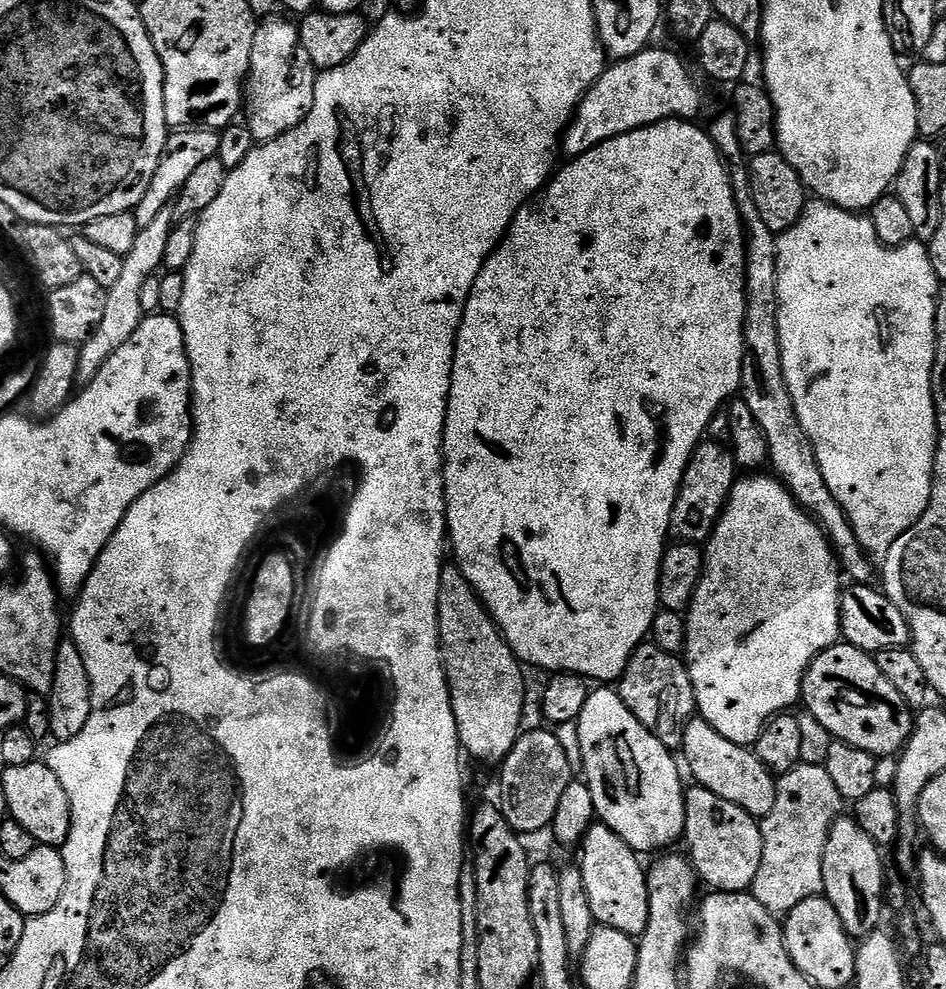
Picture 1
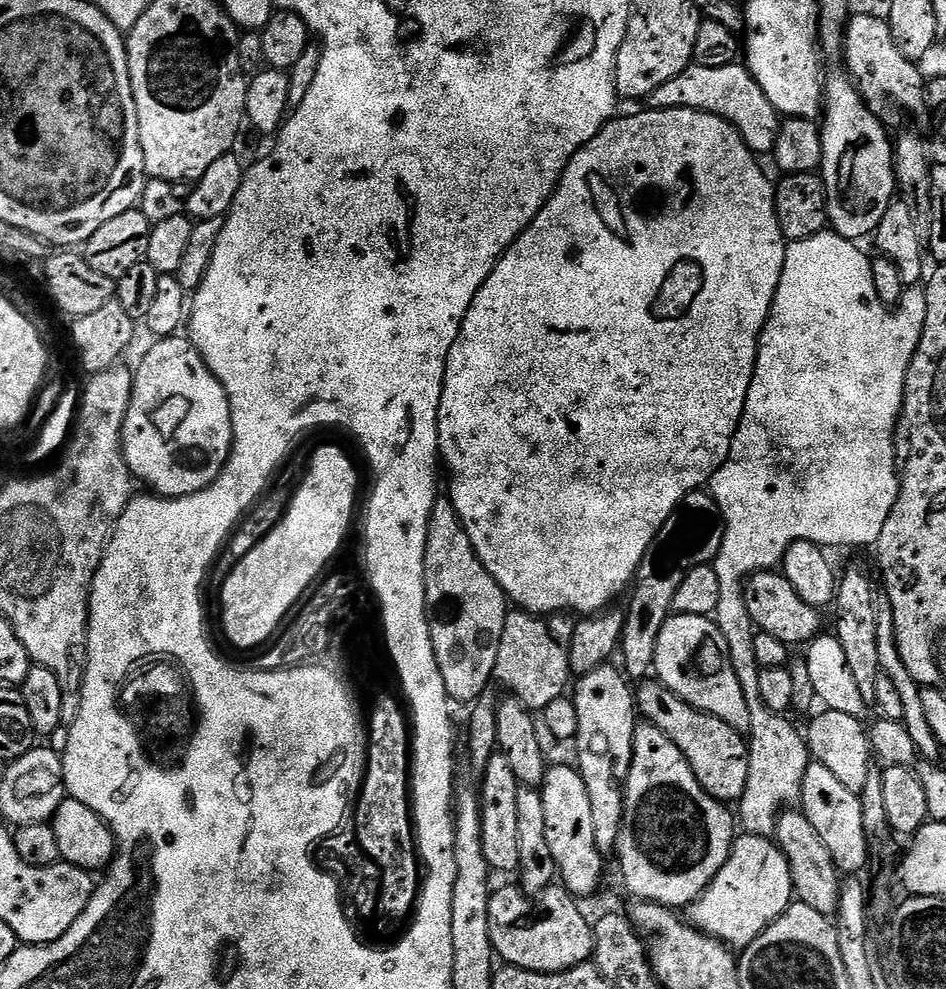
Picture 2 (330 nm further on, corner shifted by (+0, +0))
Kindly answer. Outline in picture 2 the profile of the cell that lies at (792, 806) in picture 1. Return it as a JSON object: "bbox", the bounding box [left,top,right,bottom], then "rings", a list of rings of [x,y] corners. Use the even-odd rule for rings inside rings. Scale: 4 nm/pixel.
{"bbox":[727,614,810,837],"rings":[[[740,614],[733,626],[732,632],[727,633],[728,649],[730,650],[730,662],[734,666],[734,674],[738,674],[738,682],[742,686],[742,694],[746,694],[746,706],[750,706],[750,730],[746,734],[748,742],[748,757],[750,758],[750,774],[746,778],[746,790],[742,798],[738,801],[740,816],[738,812],[738,824],[747,834],[764,837],[775,837],[776,823],[781,812],[785,811],[786,806],[791,802],[799,801],[800,791],[802,790],[802,778],[806,774],[810,763],[810,753],[808,741],[805,733],[800,732],[787,719],[787,715],[770,710],[766,702],[762,702],[762,694],[758,691],[758,674],[761,666],[754,658],[754,638],[757,634],[757,627],[746,614]]]}

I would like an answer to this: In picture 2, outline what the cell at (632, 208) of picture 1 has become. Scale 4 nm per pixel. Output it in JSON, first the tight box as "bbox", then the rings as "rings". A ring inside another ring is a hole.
{"bbox":[436,108,786,616],"rings":[[[661,108],[661,109],[659,109],[659,110],[643,110],[643,111],[644,111],[644,112],[640,112],[640,113],[638,113],[638,114],[637,114],[637,116],[624,116],[624,117],[622,117],[622,116],[623,116],[623,115],[621,115],[621,116],[620,116],[620,117],[619,117],[619,118],[613,118],[613,119],[611,119],[611,120],[609,120],[609,122],[608,122],[608,124],[607,124],[607,125],[606,125],[606,127],[604,127],[604,128],[603,128],[603,130],[601,130],[601,131],[600,131],[600,132],[599,132],[599,133],[598,133],[598,135],[596,135],[596,137],[595,137],[595,138],[593,138],[593,140],[591,140],[591,141],[590,141],[590,142],[586,142],[586,146],[582,146],[582,147],[581,147],[581,148],[580,148],[580,149],[579,149],[579,150],[577,150],[577,152],[576,152],[576,153],[574,153],[574,155],[572,155],[572,160],[571,160],[571,161],[570,161],[570,163],[569,163],[569,164],[568,164],[568,165],[567,165],[567,166],[566,166],[566,170],[565,170],[565,171],[564,171],[564,172],[563,172],[563,174],[561,174],[561,176],[560,176],[560,181],[558,181],[558,183],[557,183],[557,184],[556,184],[556,188],[555,188],[555,189],[554,189],[554,190],[553,190],[553,192],[552,192],[552,197],[551,197],[551,198],[550,198],[550,199],[548,199],[548,200],[547,200],[547,202],[545,202],[545,204],[544,204],[544,205],[543,205],[543,206],[542,206],[542,210],[541,210],[541,211],[540,211],[540,212],[539,212],[539,214],[538,214],[538,215],[537,215],[537,216],[536,216],[536,217],[535,217],[535,218],[534,218],[534,222],[530,222],[530,226],[529,226],[529,227],[528,227],[528,228],[527,228],[527,229],[526,229],[526,231],[524,231],[524,232],[523,232],[523,234],[521,234],[521,235],[520,235],[520,236],[519,236],[519,237],[518,237],[518,239],[517,239],[517,240],[516,240],[516,241],[514,241],[514,242],[513,242],[513,243],[512,243],[512,244],[511,244],[511,246],[510,246],[510,247],[509,247],[509,248],[507,248],[507,250],[506,250],[506,251],[504,251],[504,255],[503,255],[503,256],[501,256],[501,257],[500,257],[500,260],[499,260],[499,262],[497,262],[497,264],[496,264],[496,265],[495,265],[495,266],[494,266],[494,270],[493,270],[493,271],[492,271],[492,273],[491,273],[491,274],[490,274],[490,278],[486,278],[486,282],[482,282],[482,286],[481,286],[481,287],[480,287],[480,289],[479,289],[479,290],[478,290],[478,294],[474,294],[474,302],[470,302],[470,310],[466,310],[466,318],[465,318],[465,319],[464,319],[464,321],[463,321],[463,322],[462,322],[462,326],[461,326],[461,327],[460,327],[460,336],[459,336],[459,337],[458,337],[458,339],[457,339],[457,340],[456,340],[456,341],[455,341],[455,342],[454,342],[454,346],[450,346],[450,354],[449,354],[449,355],[448,355],[448,357],[447,357],[447,358],[446,358],[446,370],[445,370],[445,371],[444,371],[444,389],[443,389],[443,390],[442,390],[442,398],[441,398],[441,399],[440,399],[440,405],[439,405],[439,406],[438,406],[438,422],[437,422],[437,423],[436,423],[436,425],[437,425],[437,426],[438,426],[438,442],[439,442],[439,443],[440,443],[440,455],[439,455],[439,459],[440,459],[440,460],[441,460],[441,461],[442,461],[442,464],[443,464],[443,467],[444,467],[444,464],[445,464],[445,466],[446,466],[446,467],[448,467],[448,492],[449,492],[449,493],[448,493],[448,492],[447,492],[447,495],[448,495],[448,496],[449,496],[449,497],[450,497],[450,499],[451,499],[451,502],[452,502],[452,505],[453,505],[453,506],[454,506],[454,510],[455,510],[455,511],[456,511],[456,513],[457,513],[457,514],[458,514],[458,518],[459,518],[459,519],[460,519],[460,521],[461,521],[461,522],[462,522],[462,526],[463,526],[463,527],[464,527],[464,529],[465,529],[465,530],[466,530],[466,534],[467,534],[467,535],[468,535],[468,537],[469,537],[469,538],[470,538],[470,546],[474,546],[474,554],[478,554],[478,558],[479,558],[479,559],[480,559],[480,561],[481,561],[481,562],[482,562],[482,566],[486,566],[486,570],[487,570],[487,571],[488,571],[488,572],[489,572],[489,574],[491,574],[491,576],[492,576],[492,577],[493,577],[493,578],[494,578],[494,582],[498,582],[498,586],[499,586],[499,587],[500,587],[500,588],[501,588],[501,589],[502,589],[502,591],[503,591],[503,592],[504,592],[504,595],[505,595],[505,596],[507,596],[507,597],[508,597],[508,599],[509,599],[509,601],[511,601],[511,603],[512,603],[512,604],[513,604],[513,605],[515,605],[515,607],[516,607],[516,608],[517,608],[517,609],[520,609],[520,610],[523,610],[523,611],[525,611],[525,612],[530,612],[530,613],[533,613],[533,614],[535,614],[535,615],[538,615],[538,616],[550,616],[550,615],[553,615],[553,614],[568,614],[568,613],[572,613],[572,614],[577,614],[577,613],[576,613],[576,612],[580,612],[580,613],[579,613],[579,614],[595,614],[595,613],[597,613],[597,612],[602,612],[602,611],[604,611],[604,609],[605,609],[605,608],[607,608],[607,607],[609,607],[609,605],[611,605],[611,604],[612,604],[612,603],[613,603],[613,601],[615,601],[615,600],[612,600],[612,599],[614,599],[614,598],[615,598],[615,596],[616,596],[616,595],[618,595],[618,594],[619,594],[619,592],[620,592],[620,591],[622,591],[622,590],[623,590],[623,588],[624,588],[624,587],[625,587],[625,588],[624,588],[624,591],[625,591],[625,589],[627,589],[627,588],[628,588],[628,587],[629,587],[629,585],[631,585],[631,584],[632,584],[632,583],[633,583],[633,581],[635,581],[635,579],[636,579],[636,571],[637,571],[637,570],[638,570],[638,566],[639,566],[639,565],[640,565],[640,563],[641,563],[641,562],[642,562],[642,558],[643,558],[643,557],[644,557],[644,555],[645,555],[645,554],[646,554],[646,550],[647,550],[647,549],[648,549],[648,547],[649,547],[649,546],[650,546],[650,542],[654,542],[654,538],[655,538],[655,537],[656,537],[656,535],[657,535],[657,534],[658,534],[658,530],[662,530],[662,526],[663,526],[663,525],[664,525],[664,523],[665,523],[665,522],[666,522],[666,518],[670,518],[670,514],[674,514],[674,510],[675,510],[675,509],[676,509],[676,507],[677,507],[677,506],[678,506],[678,502],[682,502],[682,498],[686,498],[686,494],[690,494],[690,493],[691,493],[691,492],[695,492],[695,491],[697,491],[697,490],[700,490],[700,489],[703,489],[703,488],[704,488],[704,487],[705,487],[705,485],[707,485],[707,484],[708,484],[708,483],[709,483],[709,481],[711,481],[711,479],[712,479],[712,476],[713,476],[713,475],[714,475],[714,473],[716,473],[716,471],[718,471],[718,470],[719,470],[719,468],[721,468],[721,467],[722,467],[722,465],[723,465],[723,464],[724,464],[724,463],[725,463],[725,462],[726,462],[726,458],[727,458],[727,457],[728,457],[728,455],[729,455],[729,454],[730,454],[730,446],[731,446],[731,445],[732,445],[732,439],[733,439],[733,438],[734,438],[734,434],[735,434],[735,433],[736,433],[736,431],[737,431],[737,430],[738,430],[738,426],[739,426],[739,425],[740,425],[740,419],[741,419],[741,418],[742,418],[742,414],[743,414],[743,413],[744,413],[744,403],[745,403],[745,402],[746,402],[746,394],[747,394],[747,393],[748,393],[748,391],[749,391],[749,390],[750,390],[750,382],[751,382],[751,381],[752,381],[752,375],[753,375],[753,374],[754,374],[754,366],[755,366],[755,365],[756,365],[756,351],[757,351],[757,350],[758,350],[758,342],[759,342],[759,341],[760,341],[760,335],[761,335],[761,334],[762,334],[762,330],[763,330],[763,329],[764,329],[764,323],[765,323],[765,322],[767,322],[767,320],[768,320],[768,315],[769,315],[769,314],[770,314],[770,310],[771,310],[771,309],[772,309],[772,303],[773,303],[773,302],[774,302],[774,294],[775,294],[775,293],[776,293],[776,291],[777,291],[777,290],[778,290],[778,282],[779,282],[779,281],[780,281],[780,275],[781,275],[781,274],[782,274],[782,266],[783,266],[783,265],[784,265],[784,250],[785,250],[785,247],[786,247],[786,241],[785,241],[785,238],[784,238],[784,235],[783,235],[783,234],[782,234],[782,230],[781,230],[781,229],[780,229],[780,227],[779,227],[779,226],[778,226],[778,218],[777,218],[777,217],[776,217],[776,194],[775,194],[775,191],[774,191],[774,184],[773,184],[773,181],[771,181],[771,182],[770,182],[770,181],[768,181],[768,176],[767,176],[767,174],[766,174],[766,173],[764,173],[764,172],[763,172],[763,170],[762,170],[762,169],[760,169],[760,168],[759,168],[759,166],[758,166],[758,165],[756,165],[756,160],[757,160],[757,157],[756,157],[756,156],[755,156],[755,155],[754,155],[754,153],[753,153],[753,151],[752,151],[752,149],[751,149],[751,148],[747,148],[747,146],[745,146],[745,144],[744,144],[744,139],[743,139],[743,138],[741,138],[741,137],[740,137],[740,133],[739,133],[739,132],[737,132],[737,131],[736,131],[736,129],[735,129],[735,128],[731,128],[731,126],[730,126],[730,125],[729,125],[729,124],[727,124],[727,122],[725,122],[725,121],[724,121],[724,120],[723,120],[723,119],[722,119],[722,118],[718,118],[718,117],[717,117],[717,116],[712,116],[712,115],[710,115],[710,113],[709,113],[709,112],[699,112],[699,111],[698,111],[698,110],[694,110],[694,109],[693,109],[693,108]]]}

